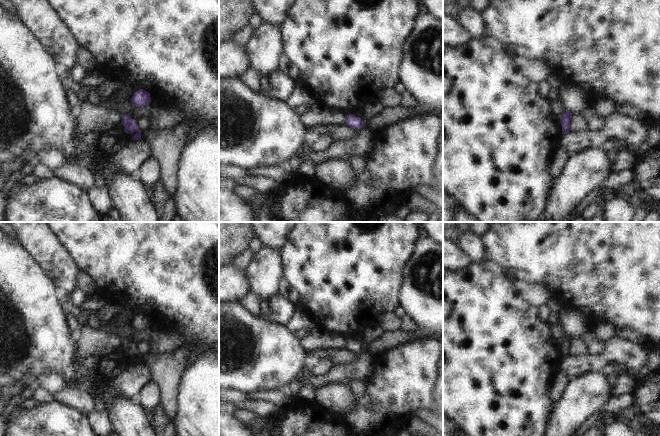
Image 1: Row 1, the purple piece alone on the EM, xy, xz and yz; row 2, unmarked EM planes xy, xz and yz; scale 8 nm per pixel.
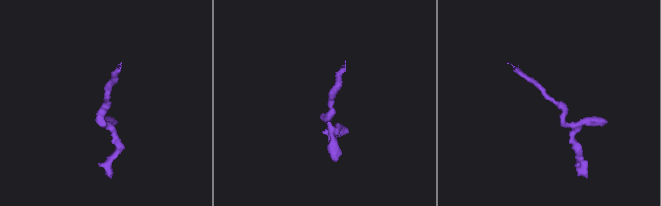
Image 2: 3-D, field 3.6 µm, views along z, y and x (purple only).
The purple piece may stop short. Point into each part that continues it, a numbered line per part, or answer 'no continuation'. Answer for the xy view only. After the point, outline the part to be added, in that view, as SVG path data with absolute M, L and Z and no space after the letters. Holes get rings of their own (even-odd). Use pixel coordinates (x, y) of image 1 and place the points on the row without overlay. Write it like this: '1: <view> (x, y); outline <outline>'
no continuation

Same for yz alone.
no continuation

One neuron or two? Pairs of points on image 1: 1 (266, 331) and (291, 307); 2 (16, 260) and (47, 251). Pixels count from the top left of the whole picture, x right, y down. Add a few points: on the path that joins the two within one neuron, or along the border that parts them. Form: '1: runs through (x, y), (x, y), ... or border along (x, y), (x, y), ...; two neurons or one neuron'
1: border along (267, 318), (284, 325); two neurons
2: border along (16, 238), (44, 274); two neurons

